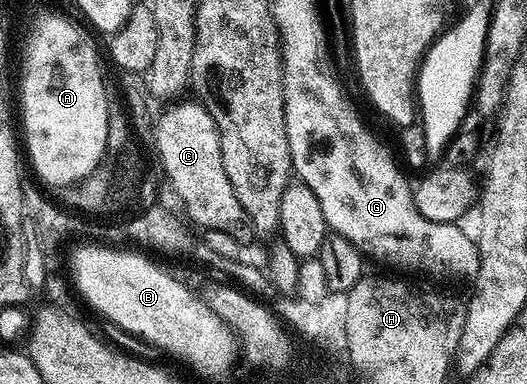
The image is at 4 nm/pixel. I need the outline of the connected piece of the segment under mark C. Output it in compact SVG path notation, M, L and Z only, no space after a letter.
M191 101L173 105L173 110L166 111L155 123L155 146L163 173L168 178L172 177L172 186L177 196L188 205L187 217L193 223L201 222L206 229L229 234L232 238L253 237L254 231L246 212L242 204L238 204L238 196L234 196L230 180L226 180L220 134L214 120L199 101Z

